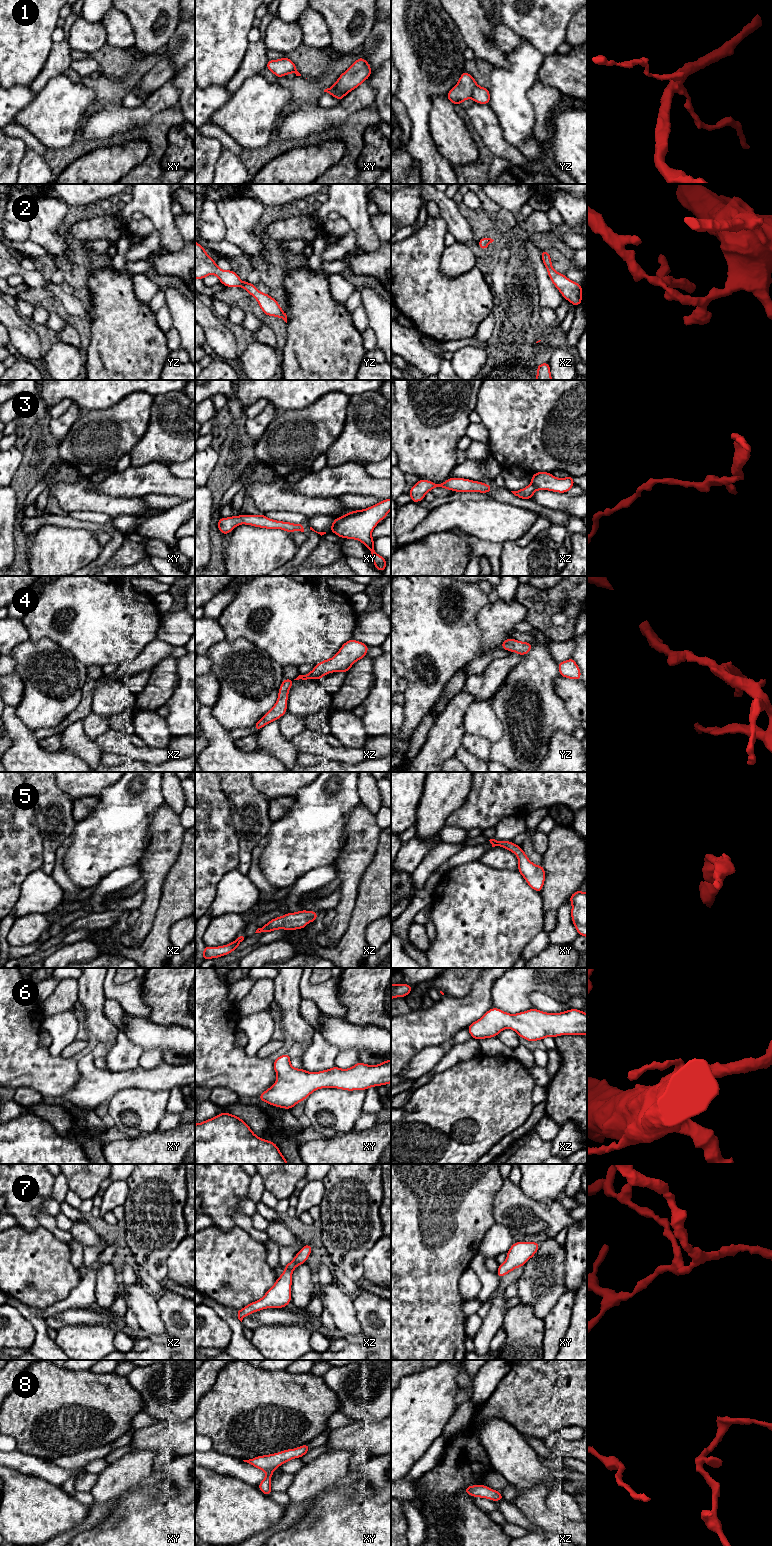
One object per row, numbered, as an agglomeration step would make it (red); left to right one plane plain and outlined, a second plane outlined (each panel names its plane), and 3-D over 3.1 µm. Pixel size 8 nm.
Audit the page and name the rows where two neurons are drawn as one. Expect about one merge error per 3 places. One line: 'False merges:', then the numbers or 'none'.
False merges: 1, 3

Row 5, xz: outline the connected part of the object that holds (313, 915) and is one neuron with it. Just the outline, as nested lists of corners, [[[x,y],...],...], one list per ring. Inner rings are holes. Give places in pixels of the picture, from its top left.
[[[301,910],[295,913],[287,913],[281,917],[270,920],[267,924],[258,928],[255,933],[268,933],[277,929],[288,931],[304,929],[309,922],[315,922],[319,912]]]

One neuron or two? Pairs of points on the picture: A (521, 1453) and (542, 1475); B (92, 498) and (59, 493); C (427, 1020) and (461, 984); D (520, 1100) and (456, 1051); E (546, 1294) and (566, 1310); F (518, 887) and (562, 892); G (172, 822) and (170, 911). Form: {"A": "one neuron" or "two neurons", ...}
{"A": "one neuron", "B": "one neuron", "C": "two neurons", "D": "two neurons", "E": "two neurons", "F": "two neurons", "G": "two neurons"}

